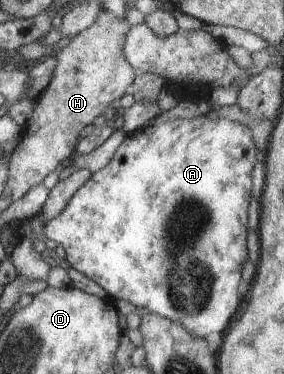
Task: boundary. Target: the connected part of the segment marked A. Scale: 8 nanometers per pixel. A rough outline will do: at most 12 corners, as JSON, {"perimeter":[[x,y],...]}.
{"perimeter":[[229,118],[127,135],[33,242],[225,335],[258,147]]}

